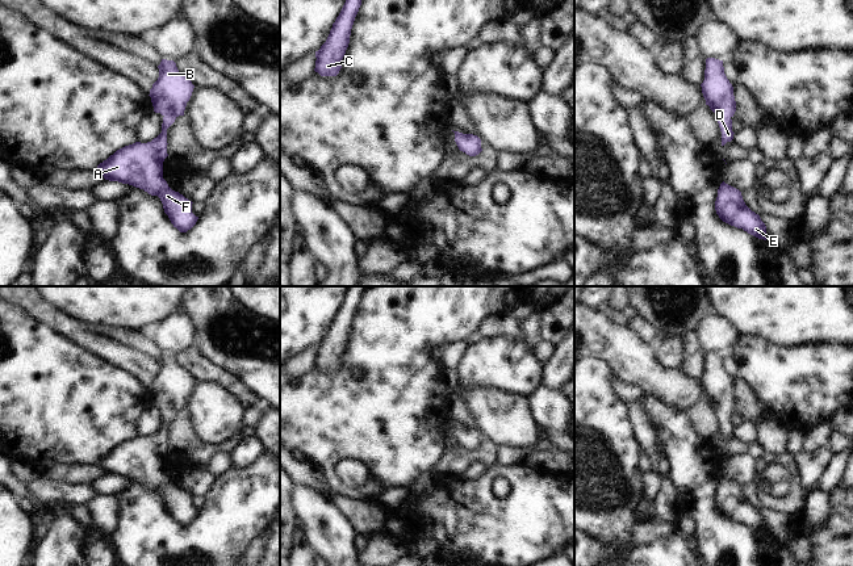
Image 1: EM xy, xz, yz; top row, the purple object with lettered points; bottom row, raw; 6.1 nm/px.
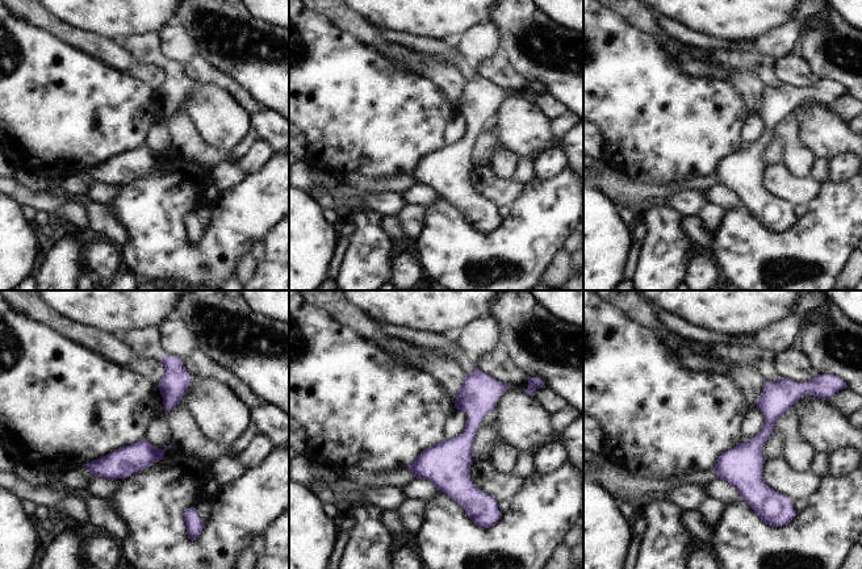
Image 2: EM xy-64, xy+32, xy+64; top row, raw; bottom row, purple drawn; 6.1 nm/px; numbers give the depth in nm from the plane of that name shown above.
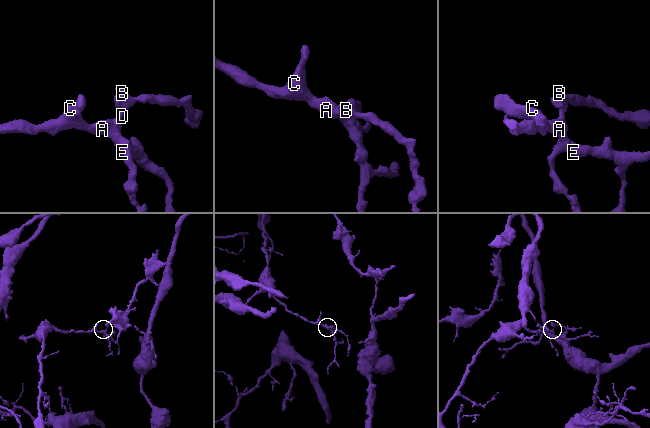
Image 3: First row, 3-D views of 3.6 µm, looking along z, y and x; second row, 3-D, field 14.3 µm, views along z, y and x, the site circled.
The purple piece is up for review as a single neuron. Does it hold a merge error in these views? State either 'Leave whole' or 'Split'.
Leave whole.

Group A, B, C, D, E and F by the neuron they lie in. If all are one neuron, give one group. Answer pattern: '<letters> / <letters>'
A B C D E F

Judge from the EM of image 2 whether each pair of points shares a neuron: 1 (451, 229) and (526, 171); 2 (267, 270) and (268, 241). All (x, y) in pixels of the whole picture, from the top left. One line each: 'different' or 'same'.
1: different
2: same

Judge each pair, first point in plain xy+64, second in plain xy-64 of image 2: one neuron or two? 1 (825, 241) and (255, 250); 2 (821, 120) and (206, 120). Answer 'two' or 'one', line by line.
1: two
2: one

